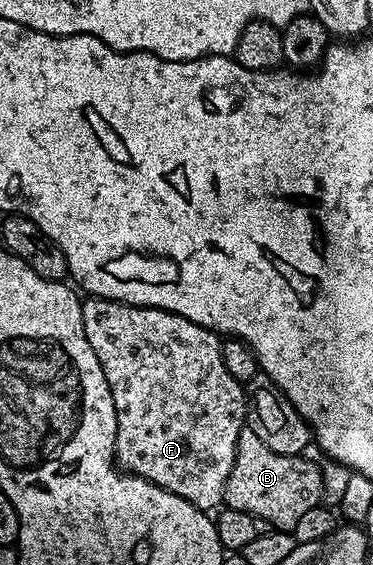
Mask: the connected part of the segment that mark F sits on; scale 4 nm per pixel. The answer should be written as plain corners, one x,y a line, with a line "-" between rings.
91,296
83,300
83,309
81,310
81,318
83,319
83,329
85,330
85,338
89,342
89,346
93,346
93,354
97,354
97,362
101,362
101,370
105,374
105,378
109,382
109,390
113,394
113,406
117,414
117,442
115,443
115,463
122,471
132,475
145,478
150,484
161,486
165,490
169,490
173,494
177,494
181,498
185,498
193,506
197,506
202,512
210,513
211,508
218,509
224,503
223,495
225,494
225,482
229,478
229,470
233,470
233,458
237,450
237,438
241,434
241,430
247,423
247,394
244,385
237,382
237,378
233,378
233,374
229,374
229,370
225,370
225,362
221,359
221,337
217,332
211,332
205,326
197,326
197,322
189,322
189,318
181,318
172,312
166,312
160,308
138,308
135,304
123,304
119,300
103,300
99,296

